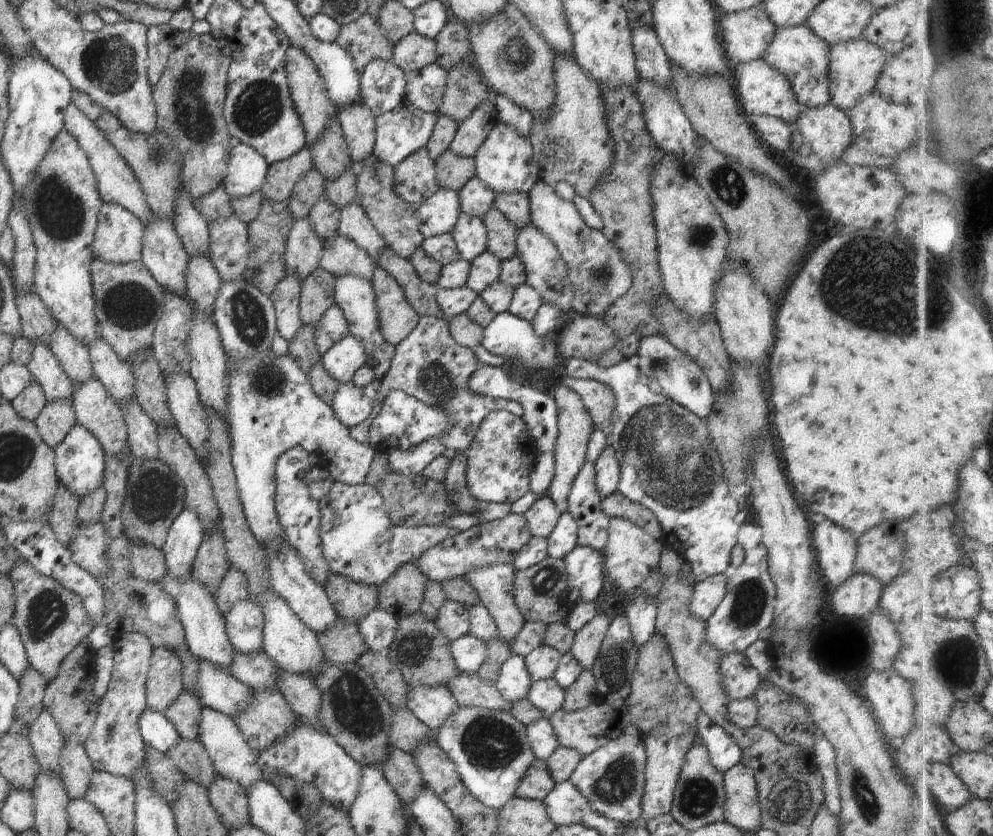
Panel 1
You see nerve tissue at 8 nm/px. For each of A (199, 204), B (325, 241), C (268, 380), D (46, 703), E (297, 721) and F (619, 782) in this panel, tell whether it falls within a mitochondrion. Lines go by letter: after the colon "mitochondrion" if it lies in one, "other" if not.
A: other
B: other
C: mitochondrion
D: other
E: other
F: mitochondrion

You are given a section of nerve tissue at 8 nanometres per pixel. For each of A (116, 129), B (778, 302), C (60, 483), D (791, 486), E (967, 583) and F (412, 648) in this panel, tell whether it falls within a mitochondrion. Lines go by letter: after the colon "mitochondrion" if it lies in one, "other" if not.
A: other
B: other
C: other
D: other
E: other
F: mitochondrion

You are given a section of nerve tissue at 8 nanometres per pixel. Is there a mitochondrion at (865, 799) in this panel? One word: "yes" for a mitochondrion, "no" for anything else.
yes

